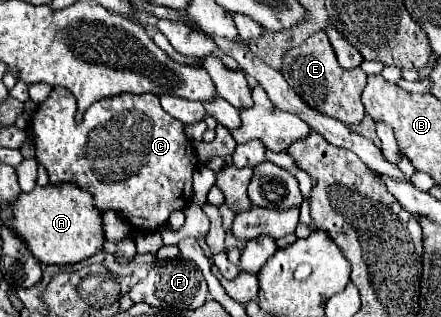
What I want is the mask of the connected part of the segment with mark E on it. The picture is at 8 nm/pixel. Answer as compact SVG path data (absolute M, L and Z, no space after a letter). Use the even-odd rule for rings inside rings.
M324 30L314 32L300 46L294 46L284 54L284 58L282 58L282 76L300 94L300 98L306 104L320 110L322 114L338 118L346 126L358 124L364 118L364 104L360 100L360 92L364 90L366 74L360 68L344 70L344 68L338 66L336 54L334 54L334 50L330 46L330 40L328 40Z

